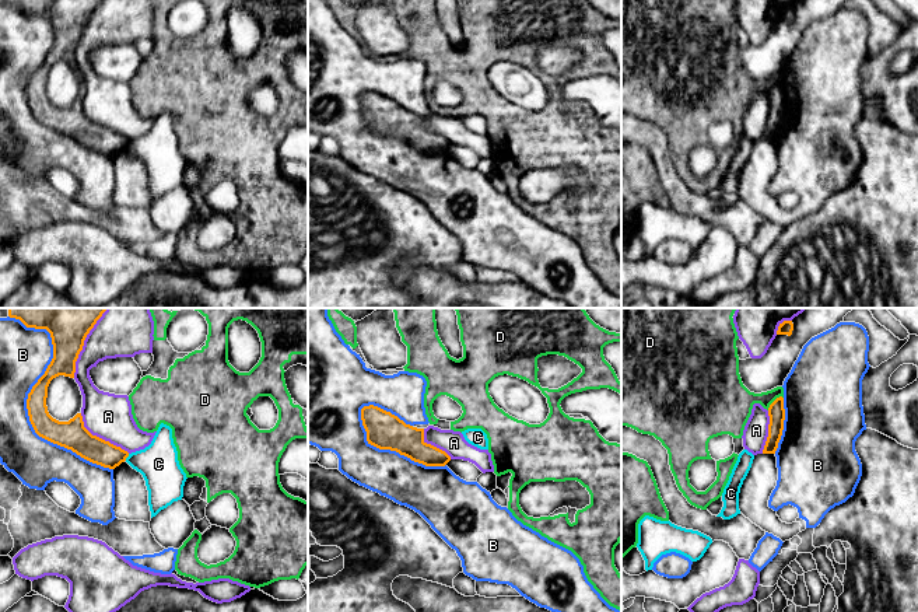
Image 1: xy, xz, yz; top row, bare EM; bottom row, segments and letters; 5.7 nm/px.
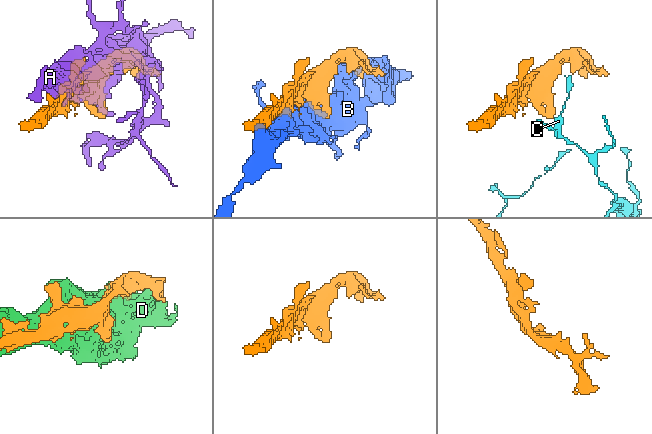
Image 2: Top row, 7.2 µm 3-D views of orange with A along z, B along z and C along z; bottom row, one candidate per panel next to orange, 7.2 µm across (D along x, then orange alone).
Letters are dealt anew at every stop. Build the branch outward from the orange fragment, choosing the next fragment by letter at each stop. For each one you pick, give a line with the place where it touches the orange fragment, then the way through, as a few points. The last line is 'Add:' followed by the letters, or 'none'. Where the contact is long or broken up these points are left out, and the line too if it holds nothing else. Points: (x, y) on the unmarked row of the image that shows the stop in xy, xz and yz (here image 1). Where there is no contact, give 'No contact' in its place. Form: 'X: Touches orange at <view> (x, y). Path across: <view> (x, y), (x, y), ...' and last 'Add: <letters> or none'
Add: none

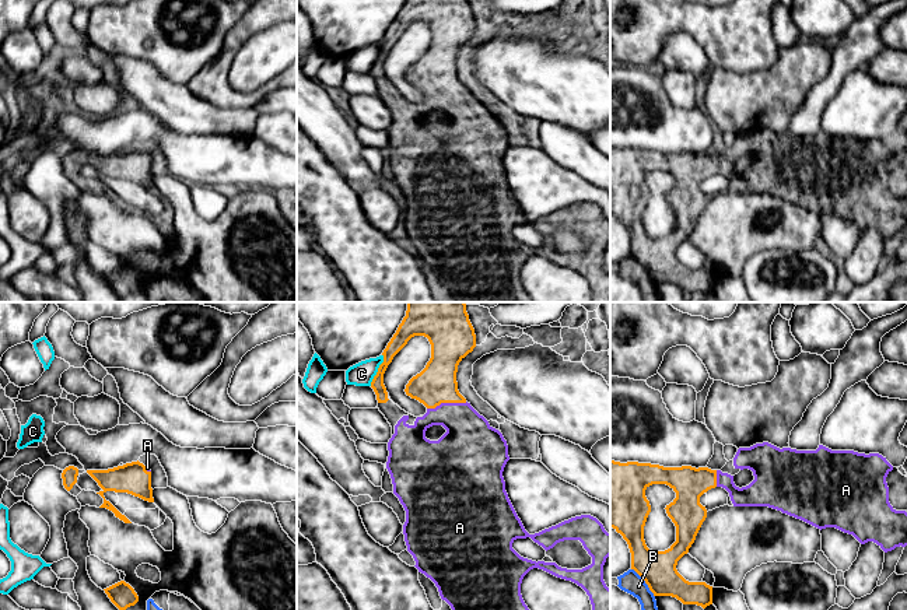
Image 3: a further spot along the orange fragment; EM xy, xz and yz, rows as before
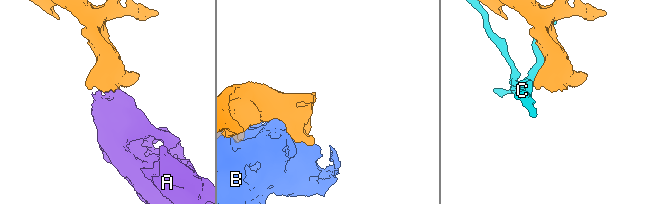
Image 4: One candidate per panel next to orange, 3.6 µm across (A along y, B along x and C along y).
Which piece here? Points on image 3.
A: Touches orange at xz (447, 88). Path across: xz (436, 70), (438, 80), (447, 88), (462, 108), (469, 125)
Add: A

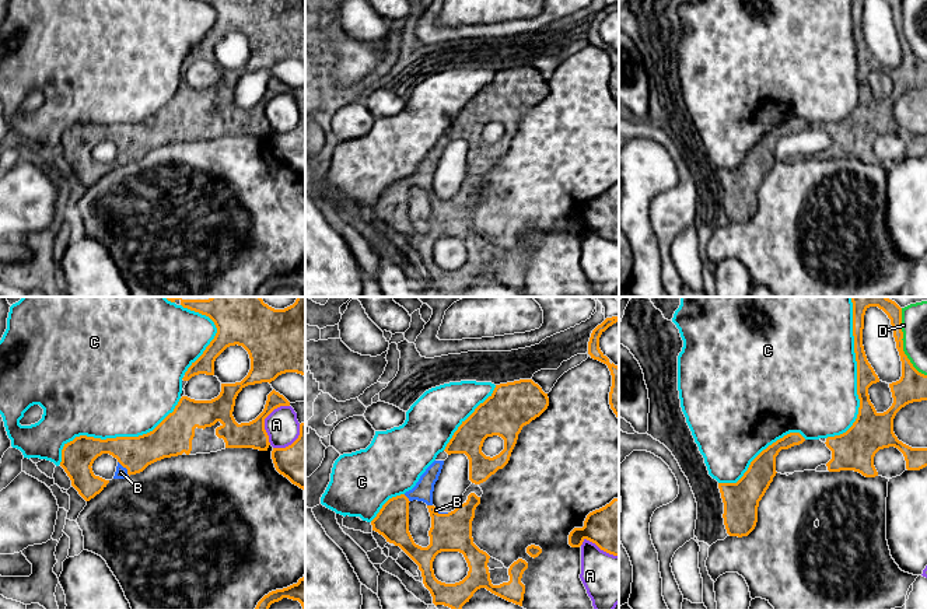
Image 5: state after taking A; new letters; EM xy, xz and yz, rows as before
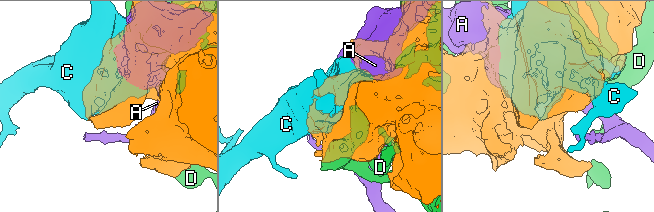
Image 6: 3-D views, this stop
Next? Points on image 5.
B: Touches orange at xy (125, 153)
Add: B

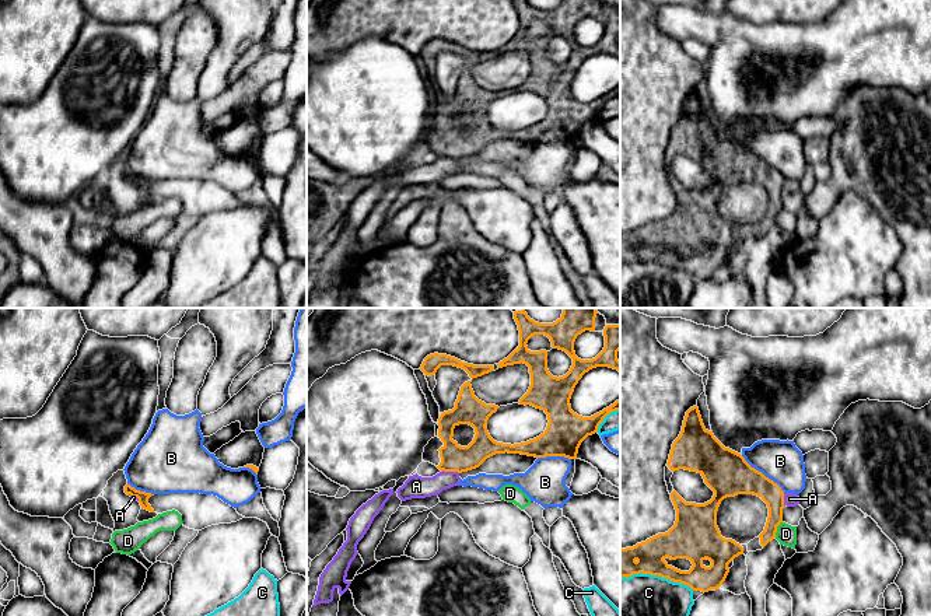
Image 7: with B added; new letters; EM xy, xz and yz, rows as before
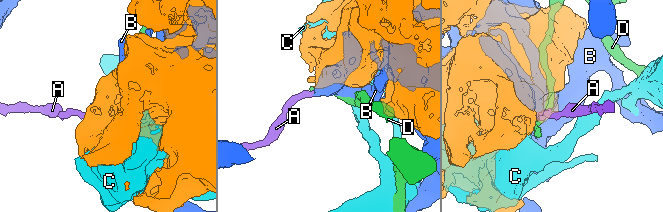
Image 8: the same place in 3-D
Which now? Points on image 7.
Add: none

